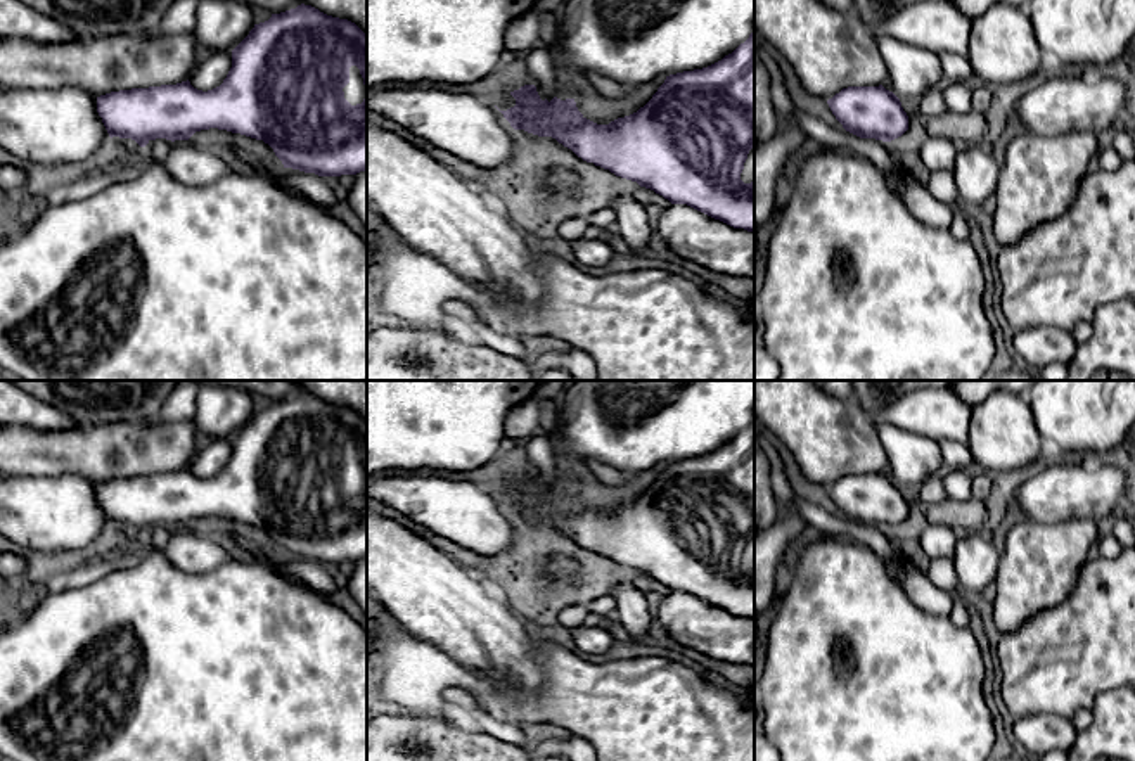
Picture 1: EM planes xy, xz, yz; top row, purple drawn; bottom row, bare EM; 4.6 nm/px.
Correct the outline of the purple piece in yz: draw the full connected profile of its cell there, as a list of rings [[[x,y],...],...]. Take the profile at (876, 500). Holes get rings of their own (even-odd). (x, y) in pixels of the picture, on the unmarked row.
[[[848,474],[827,488],[843,515],[860,526],[891,529],[908,517],[900,486],[879,474]]]

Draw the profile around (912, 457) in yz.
[[[875,424],[893,481],[898,486],[920,484],[927,476],[943,472],[939,443],[893,424]]]

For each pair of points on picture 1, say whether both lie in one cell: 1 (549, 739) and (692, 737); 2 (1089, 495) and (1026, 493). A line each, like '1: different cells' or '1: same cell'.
1: different cells
2: same cell

